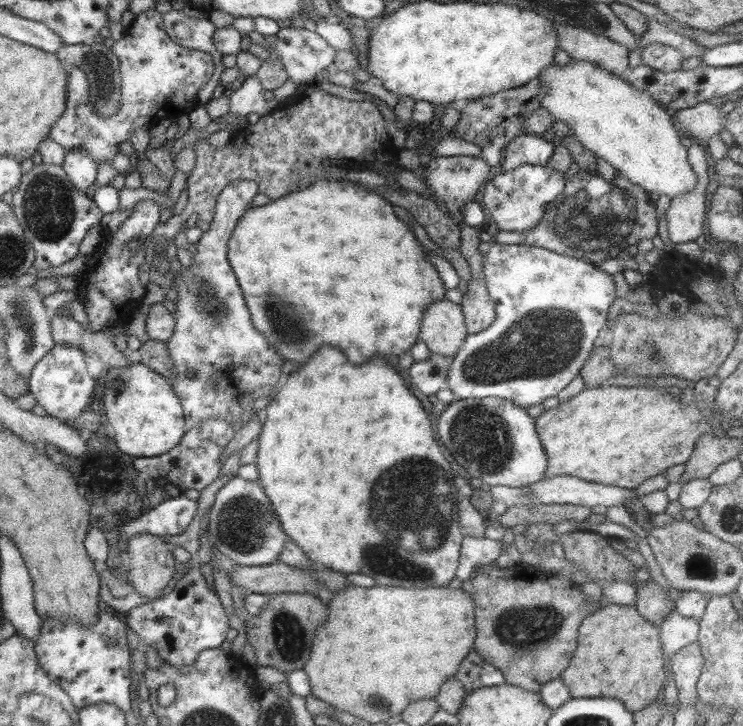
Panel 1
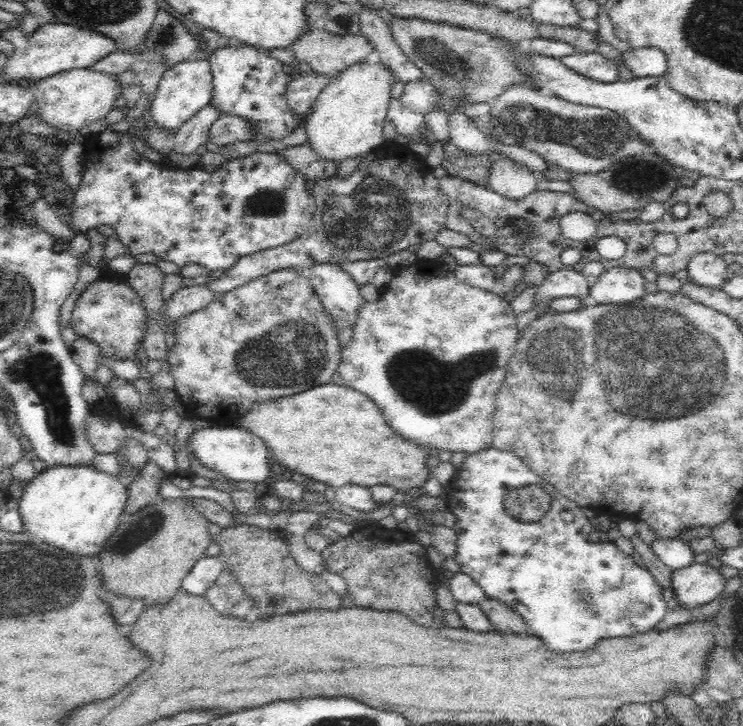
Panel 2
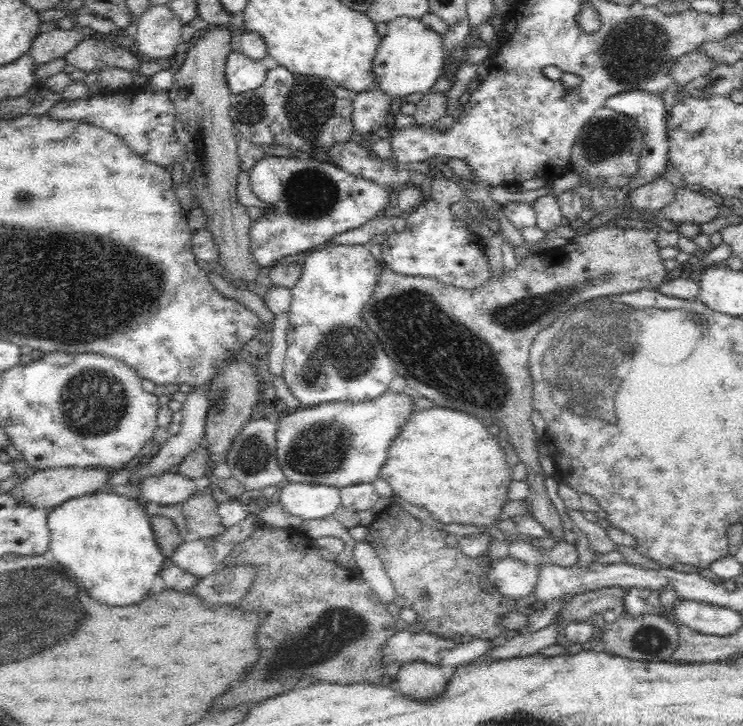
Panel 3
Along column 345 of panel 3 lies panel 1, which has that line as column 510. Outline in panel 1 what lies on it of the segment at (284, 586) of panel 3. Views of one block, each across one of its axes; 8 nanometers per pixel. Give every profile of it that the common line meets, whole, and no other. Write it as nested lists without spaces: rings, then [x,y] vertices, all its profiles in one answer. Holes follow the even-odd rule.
[[[495,562],[485,564],[481,567],[480,572],[473,575],[473,578],[461,581],[460,588],[470,596],[474,604],[474,627],[476,628],[476,637],[473,643],[473,649],[475,652],[477,652],[485,662],[492,664],[502,672],[505,683],[518,686],[519,688],[534,693],[538,693],[545,682],[557,678],[559,672],[565,670],[565,666],[569,664],[569,658],[571,658],[571,654],[573,654],[573,650],[575,650],[575,644],[577,644],[575,638],[577,638],[577,628],[579,628],[581,620],[583,620],[587,614],[593,614],[593,612],[604,605],[602,600],[593,601],[591,605],[583,605],[583,597],[581,597],[580,587],[559,577],[556,571],[545,571],[541,568],[518,563],[504,568],[498,567]]]

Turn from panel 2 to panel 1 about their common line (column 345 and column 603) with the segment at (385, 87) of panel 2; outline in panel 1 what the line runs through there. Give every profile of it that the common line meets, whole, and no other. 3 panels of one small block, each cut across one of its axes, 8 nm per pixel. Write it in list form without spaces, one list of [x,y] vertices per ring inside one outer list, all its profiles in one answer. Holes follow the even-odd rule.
[[[569,60],[565,66],[552,63],[537,77],[541,83],[541,89],[545,96],[541,96],[539,106],[553,115],[555,121],[565,122],[569,132],[585,147],[593,152],[596,158],[607,161],[621,175],[628,178],[633,184],[637,184],[645,192],[655,192],[658,196],[675,198],[679,194],[685,194],[693,190],[696,177],[691,166],[685,159],[686,149],[679,141],[680,134],[673,126],[671,112],[653,100],[648,92],[637,89],[629,82],[615,77],[613,74],[599,69],[593,62],[581,62],[581,60]],[[555,68],[555,72],[549,73],[549,69]]]

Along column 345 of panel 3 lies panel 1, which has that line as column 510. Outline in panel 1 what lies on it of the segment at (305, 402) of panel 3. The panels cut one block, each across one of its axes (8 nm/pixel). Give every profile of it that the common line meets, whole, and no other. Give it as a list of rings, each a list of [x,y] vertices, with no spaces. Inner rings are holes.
[[[490,242],[490,246],[487,252],[482,254],[482,276],[484,277],[484,284],[489,294],[489,299],[493,302],[495,319],[493,319],[493,323],[486,330],[467,335],[464,344],[449,359],[446,387],[452,392],[454,400],[492,397],[509,400],[517,407],[527,410],[533,405],[541,404],[546,398],[555,397],[559,390],[563,390],[579,374],[579,369],[583,366],[583,362],[590,356],[589,352],[593,348],[593,341],[606,324],[607,311],[613,300],[616,299],[615,284],[612,276],[602,272],[597,266],[575,257],[560,255],[556,252],[545,250],[545,248],[525,246],[525,244],[508,245]]]

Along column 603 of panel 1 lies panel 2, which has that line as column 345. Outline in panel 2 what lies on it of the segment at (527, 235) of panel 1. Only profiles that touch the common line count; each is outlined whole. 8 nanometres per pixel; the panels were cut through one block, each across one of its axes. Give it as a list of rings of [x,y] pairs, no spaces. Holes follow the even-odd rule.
[[[393,141],[383,144],[381,149],[373,150],[365,155],[347,179],[340,181],[334,176],[330,176],[328,179],[315,181],[312,198],[315,201],[314,216],[308,230],[302,236],[282,246],[239,258],[226,274],[216,280],[206,282],[205,286],[208,291],[214,293],[214,296],[224,295],[260,276],[276,272],[280,268],[306,268],[308,270],[320,262],[338,264],[340,261],[385,259],[394,252],[406,250],[412,244],[434,240],[440,229],[445,227],[445,216],[449,203],[447,194],[440,187],[439,177],[432,173],[432,167],[427,165],[423,159],[416,158],[410,146],[400,145]]]

